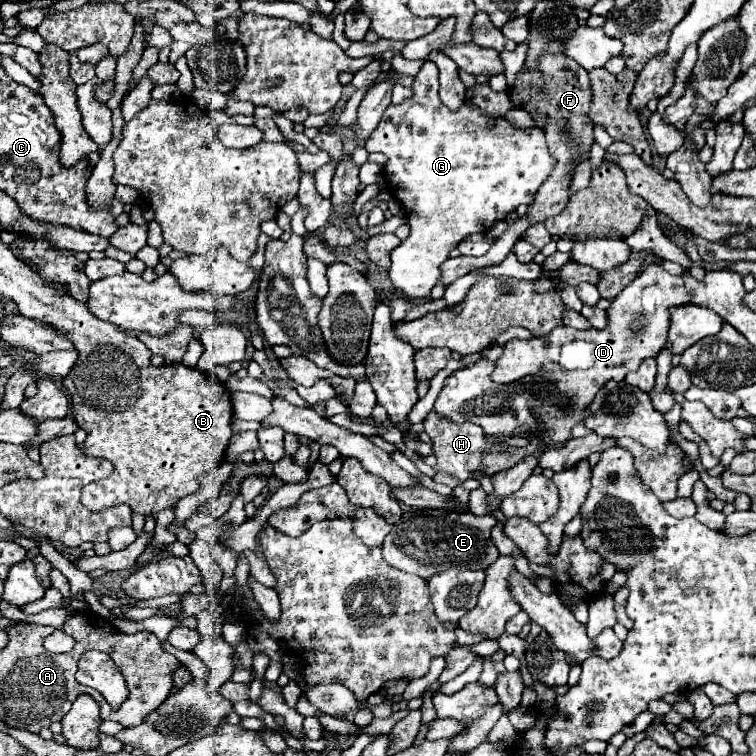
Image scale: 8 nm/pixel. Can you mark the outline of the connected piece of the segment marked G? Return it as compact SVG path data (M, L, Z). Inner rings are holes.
M424 62L412 88L412 98L386 108L378 128L366 142L366 150L382 152L386 156L384 172L388 190L402 202L410 226L410 236L392 250L390 280L402 294L410 298L426 298L440 278L442 262L448 260L448 254L464 238L486 232L492 222L502 220L520 204L530 206L534 202L540 184L554 168L554 158L548 154L542 128L514 130L504 118L482 116L480 110L470 104L462 104L458 112L448 110L438 96L438 72L434 62Z

